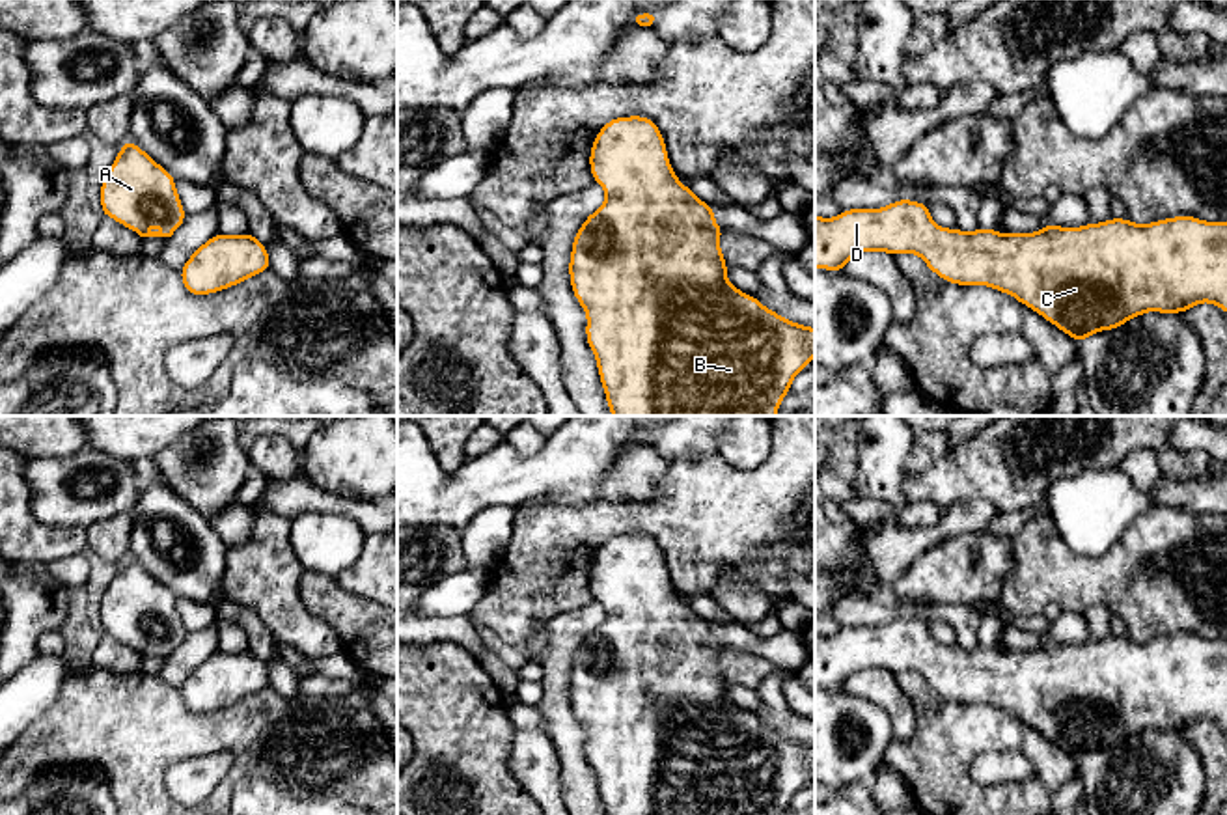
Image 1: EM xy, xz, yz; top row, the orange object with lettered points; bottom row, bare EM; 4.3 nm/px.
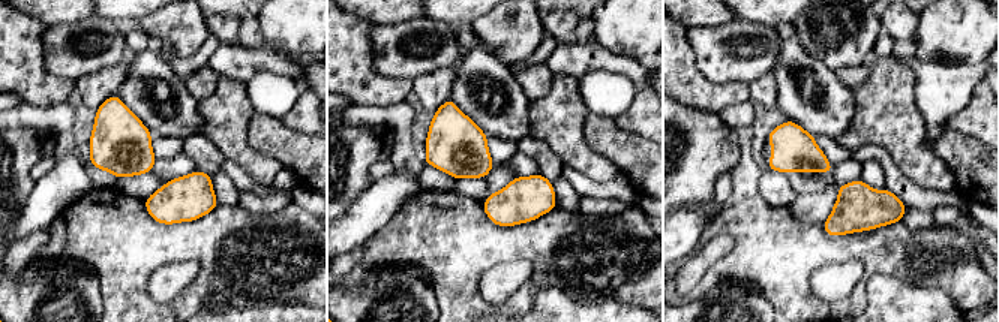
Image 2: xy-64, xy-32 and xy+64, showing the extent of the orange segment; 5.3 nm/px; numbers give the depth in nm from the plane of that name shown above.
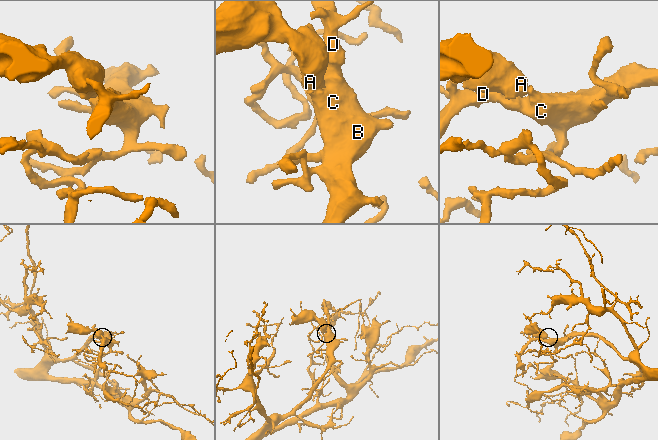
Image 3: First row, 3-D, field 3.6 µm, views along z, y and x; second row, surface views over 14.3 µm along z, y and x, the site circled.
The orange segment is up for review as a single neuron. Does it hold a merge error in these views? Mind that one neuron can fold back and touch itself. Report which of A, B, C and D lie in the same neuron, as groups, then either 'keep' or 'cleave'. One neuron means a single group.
A B C D | keep

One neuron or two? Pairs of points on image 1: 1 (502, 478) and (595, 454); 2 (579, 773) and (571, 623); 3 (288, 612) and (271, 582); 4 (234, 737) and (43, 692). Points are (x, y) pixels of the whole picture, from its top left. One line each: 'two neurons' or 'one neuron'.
1: one neuron
2: one neuron
3: one neuron
4: two neurons

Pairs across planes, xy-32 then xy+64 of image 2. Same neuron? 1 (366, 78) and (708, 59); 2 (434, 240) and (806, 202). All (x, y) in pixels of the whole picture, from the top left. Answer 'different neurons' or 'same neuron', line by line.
1: different neurons
2: different neurons

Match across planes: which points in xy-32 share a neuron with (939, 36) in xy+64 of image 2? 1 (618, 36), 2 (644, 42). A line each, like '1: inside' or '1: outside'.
1: inside
2: inside

